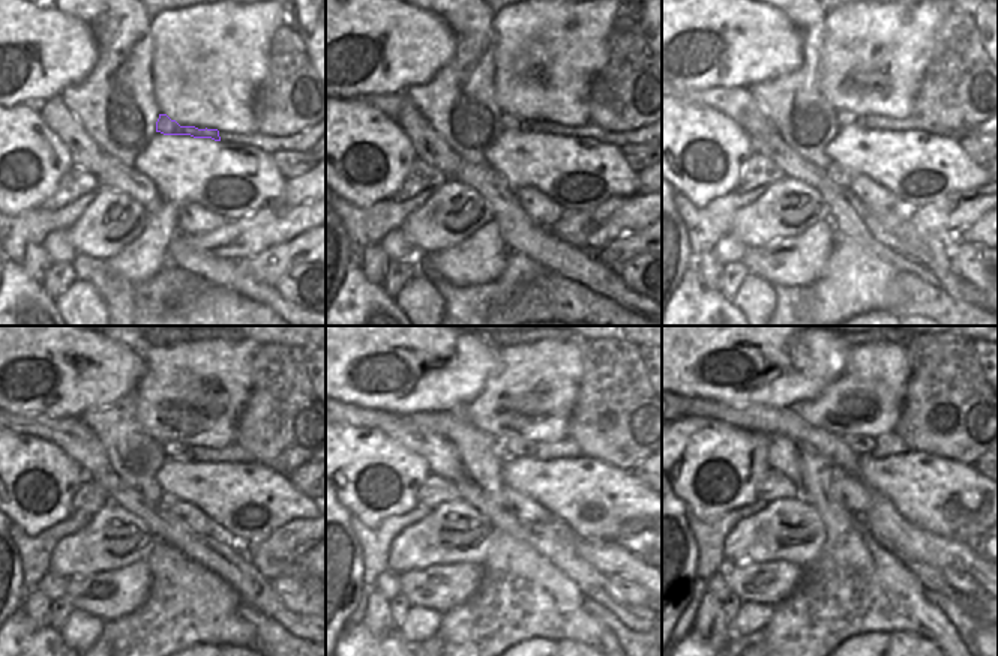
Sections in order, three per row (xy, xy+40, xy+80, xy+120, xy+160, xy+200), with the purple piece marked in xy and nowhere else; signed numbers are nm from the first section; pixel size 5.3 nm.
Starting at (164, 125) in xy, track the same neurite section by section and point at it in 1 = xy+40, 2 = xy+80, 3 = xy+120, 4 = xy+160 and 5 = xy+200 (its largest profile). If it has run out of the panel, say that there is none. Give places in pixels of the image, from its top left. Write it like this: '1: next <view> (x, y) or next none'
1: next xy+40 (509, 120)
2: next xy+80 (845, 117)
3: next xy+120 (174, 451)
4: next xy+160 (514, 448)
5: next xy+200 (860, 445)

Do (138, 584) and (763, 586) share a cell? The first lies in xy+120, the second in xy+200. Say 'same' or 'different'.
same

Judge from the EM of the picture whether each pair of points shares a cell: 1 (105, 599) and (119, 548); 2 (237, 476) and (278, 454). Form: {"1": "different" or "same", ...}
{"1": "different", "2": "different"}

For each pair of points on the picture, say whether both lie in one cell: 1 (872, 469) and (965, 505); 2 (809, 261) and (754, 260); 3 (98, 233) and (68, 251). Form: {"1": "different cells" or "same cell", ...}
{"1": "same cell", "2": "same cell", "3": "different cells"}

